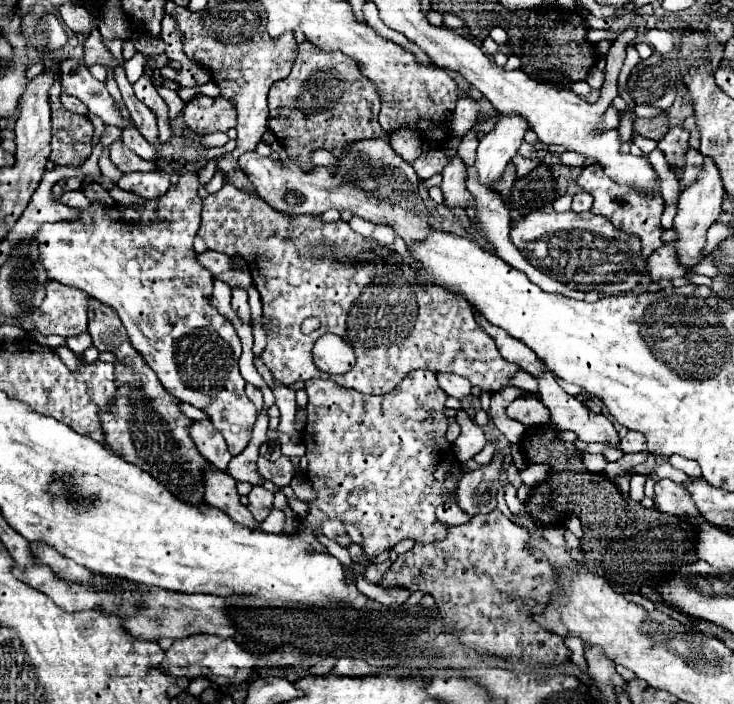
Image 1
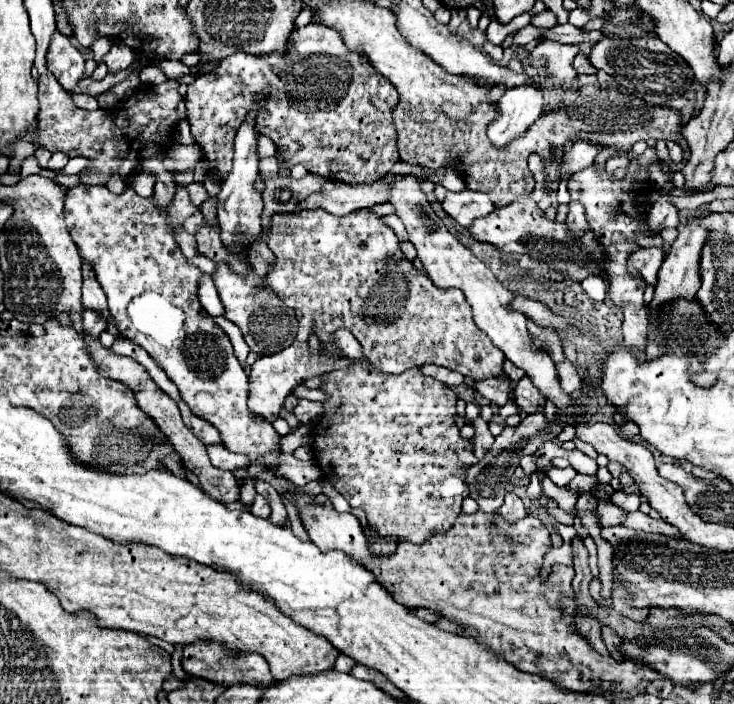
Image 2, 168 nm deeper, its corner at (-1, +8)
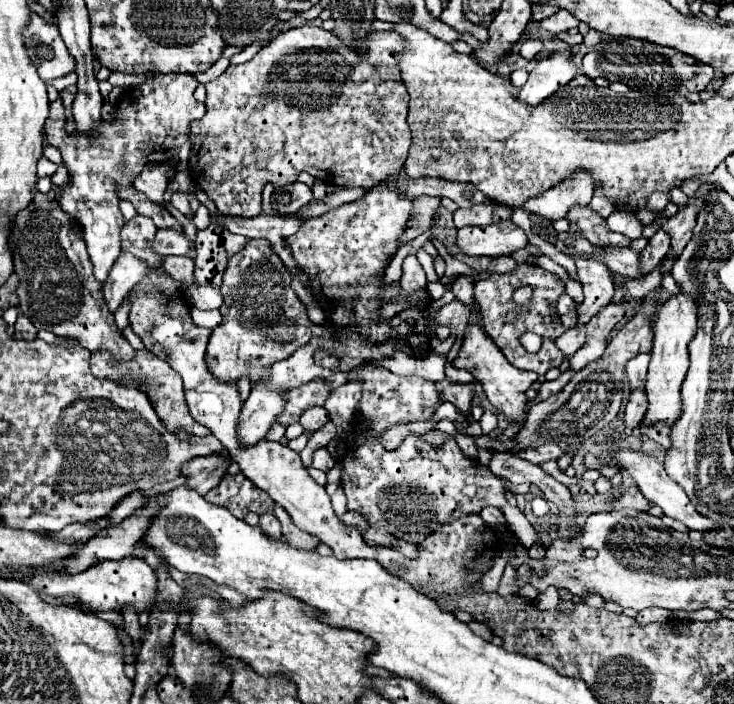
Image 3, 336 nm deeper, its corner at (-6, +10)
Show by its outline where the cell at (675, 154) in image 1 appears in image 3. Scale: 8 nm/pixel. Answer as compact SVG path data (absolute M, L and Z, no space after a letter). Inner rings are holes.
M659 228L655 232L655 236L649 240L647 248L641 252L643 254L643 262L647 262L647 270L649 272L665 258L665 254L669 252L669 246L671 246L671 236L663 228Z

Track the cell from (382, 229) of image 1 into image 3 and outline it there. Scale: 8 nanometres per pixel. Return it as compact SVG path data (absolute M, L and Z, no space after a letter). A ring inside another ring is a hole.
M409 254L403 260L403 276L401 276L401 288L403 292L413 292L419 288L427 286L427 278L425 278L425 270L421 268L419 260L415 254Z

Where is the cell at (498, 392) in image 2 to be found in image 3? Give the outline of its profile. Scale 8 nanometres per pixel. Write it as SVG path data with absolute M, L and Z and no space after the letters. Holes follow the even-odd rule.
M453 384L449 388L443 390L443 400L451 402L457 406L457 410L461 410L465 416L471 414L471 398L475 394L475 384Z

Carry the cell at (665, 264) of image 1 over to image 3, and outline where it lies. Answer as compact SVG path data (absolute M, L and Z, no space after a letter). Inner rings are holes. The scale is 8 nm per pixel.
M595 250L593 254L581 254L587 258L595 258L599 262L603 262L611 272L617 272L625 278L635 278L641 280L645 278L645 274L641 272L641 256L637 250L615 250L615 254L603 254L603 250Z

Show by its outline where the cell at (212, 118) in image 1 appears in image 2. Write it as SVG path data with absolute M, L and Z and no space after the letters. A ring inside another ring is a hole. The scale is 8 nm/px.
M310 22L308 26L294 30L294 36L290 36L290 48L286 48L282 56L278 56L278 52L270 56L246 56L244 52L236 52L222 60L214 72L196 78L188 86L188 124L192 128L194 142L202 150L202 160L208 162L208 174L216 182L222 182L222 176L230 172L234 136L254 104L254 92L262 92L266 84L270 84L270 100L258 108L258 136L268 136L276 144L288 170L302 164L310 174L318 174L326 180L364 184L380 180L398 162L398 136L392 126L392 110L398 104L396 88L366 64L366 56L350 52L342 44L342 36L338 36L338 32L324 24Z

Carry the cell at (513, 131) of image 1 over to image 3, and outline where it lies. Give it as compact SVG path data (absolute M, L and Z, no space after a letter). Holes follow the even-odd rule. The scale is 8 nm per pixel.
M557 50L551 56L541 58L529 72L529 80L519 90L519 100L539 106L575 76L577 68L571 62L571 50Z

